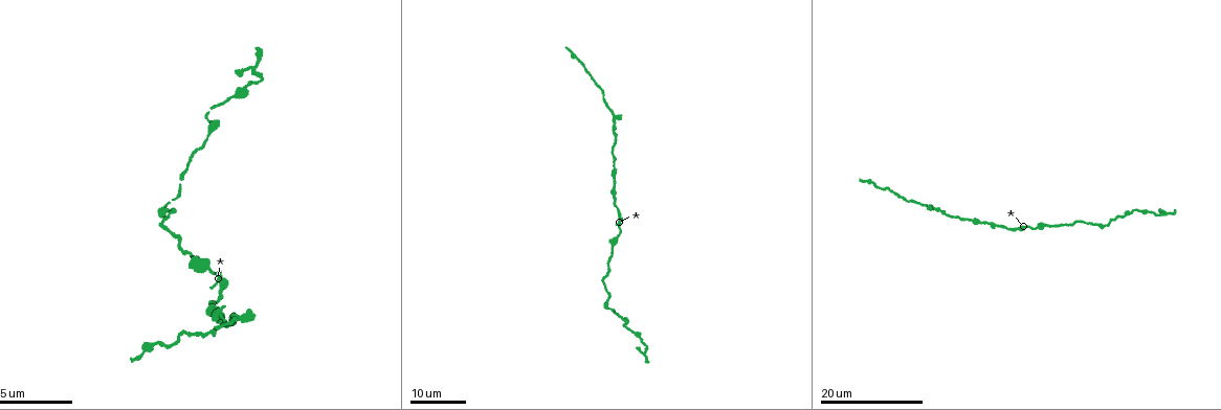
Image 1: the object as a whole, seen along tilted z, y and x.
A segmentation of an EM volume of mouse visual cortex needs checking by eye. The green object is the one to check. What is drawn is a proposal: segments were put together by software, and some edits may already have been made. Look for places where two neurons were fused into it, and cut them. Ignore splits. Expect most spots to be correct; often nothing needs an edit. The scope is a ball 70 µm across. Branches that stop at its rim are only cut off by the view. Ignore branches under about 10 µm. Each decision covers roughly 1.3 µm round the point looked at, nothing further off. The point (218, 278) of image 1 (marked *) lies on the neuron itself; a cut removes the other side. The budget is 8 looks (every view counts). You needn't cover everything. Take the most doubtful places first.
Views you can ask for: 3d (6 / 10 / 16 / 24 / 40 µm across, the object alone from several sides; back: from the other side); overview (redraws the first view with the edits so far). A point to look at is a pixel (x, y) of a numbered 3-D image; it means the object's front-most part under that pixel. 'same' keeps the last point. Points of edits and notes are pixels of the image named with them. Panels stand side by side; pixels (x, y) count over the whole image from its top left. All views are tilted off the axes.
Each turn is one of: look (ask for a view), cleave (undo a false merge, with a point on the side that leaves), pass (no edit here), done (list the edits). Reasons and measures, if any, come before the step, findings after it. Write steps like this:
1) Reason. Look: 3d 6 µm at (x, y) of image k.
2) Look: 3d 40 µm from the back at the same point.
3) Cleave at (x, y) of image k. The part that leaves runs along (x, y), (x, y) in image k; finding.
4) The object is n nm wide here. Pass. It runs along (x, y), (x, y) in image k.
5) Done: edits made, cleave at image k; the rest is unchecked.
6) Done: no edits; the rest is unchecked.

Three-way junction. Look: 3d 16 µm at (607, 306) of image 1.

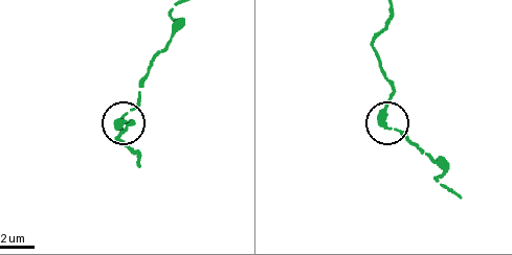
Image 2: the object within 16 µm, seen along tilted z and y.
Look: 3d 10 µm at (387, 127) of image 2.

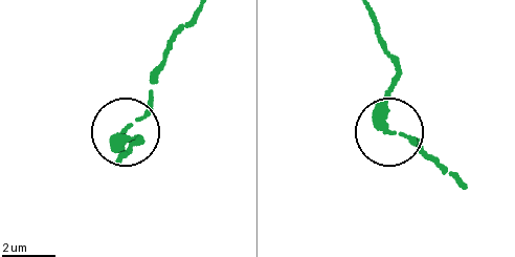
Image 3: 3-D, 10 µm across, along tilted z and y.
Pass. It runs along (116, 159), (140, 142), (122, 136), (147, 112), (156, 82) in image 3; all the same neuron.

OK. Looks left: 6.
Narrows sharply. Look: 3d 16 µm at (907, 200) of image 1.

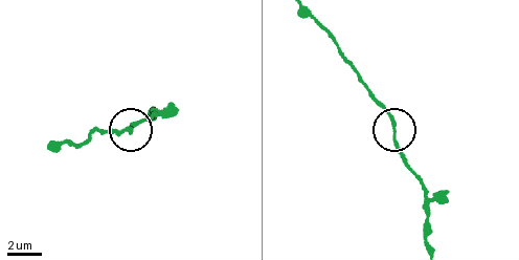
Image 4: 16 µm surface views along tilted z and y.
Look: 3d 10 µm at (395, 136) of image 4.

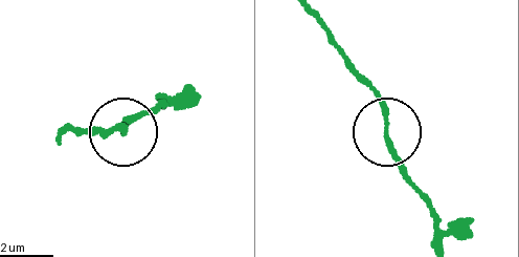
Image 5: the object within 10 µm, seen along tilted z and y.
Pass. It runs along (436, 241), (426, 198), (392, 147), (384, 106), (354, 69) in image 5; continuous, no second neuron.

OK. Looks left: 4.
Two arms in line, one across. Look: 3d 16 µm at (613, 119) of image 1.

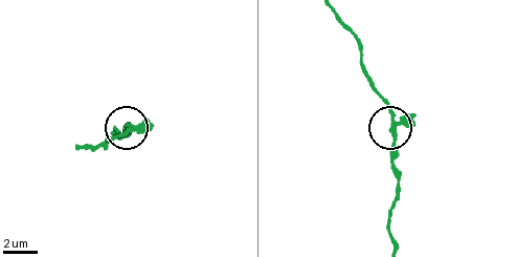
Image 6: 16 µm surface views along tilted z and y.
Look: 3d 6 µm at (394, 126) of image 6.

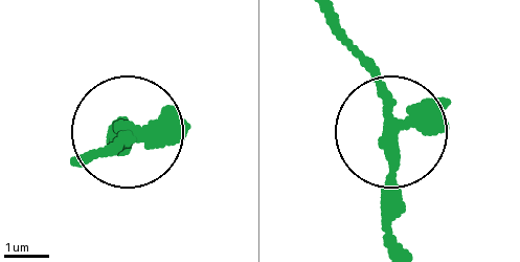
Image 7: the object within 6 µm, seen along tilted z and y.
Look: 3d 6 µm from the back at (390, 136) of image 7.

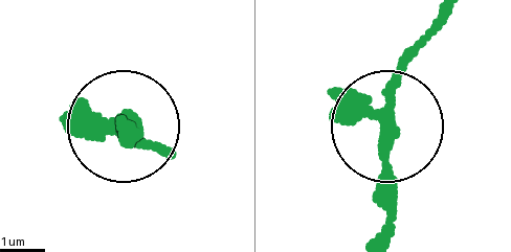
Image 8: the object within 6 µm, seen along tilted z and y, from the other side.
The object is 270 nm wide here. Pass. It runs along (384, 241), (391, 101), (436, 19) in image 8; one neuron here.

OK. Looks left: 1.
Done: no edits; the rest is unchecked.

